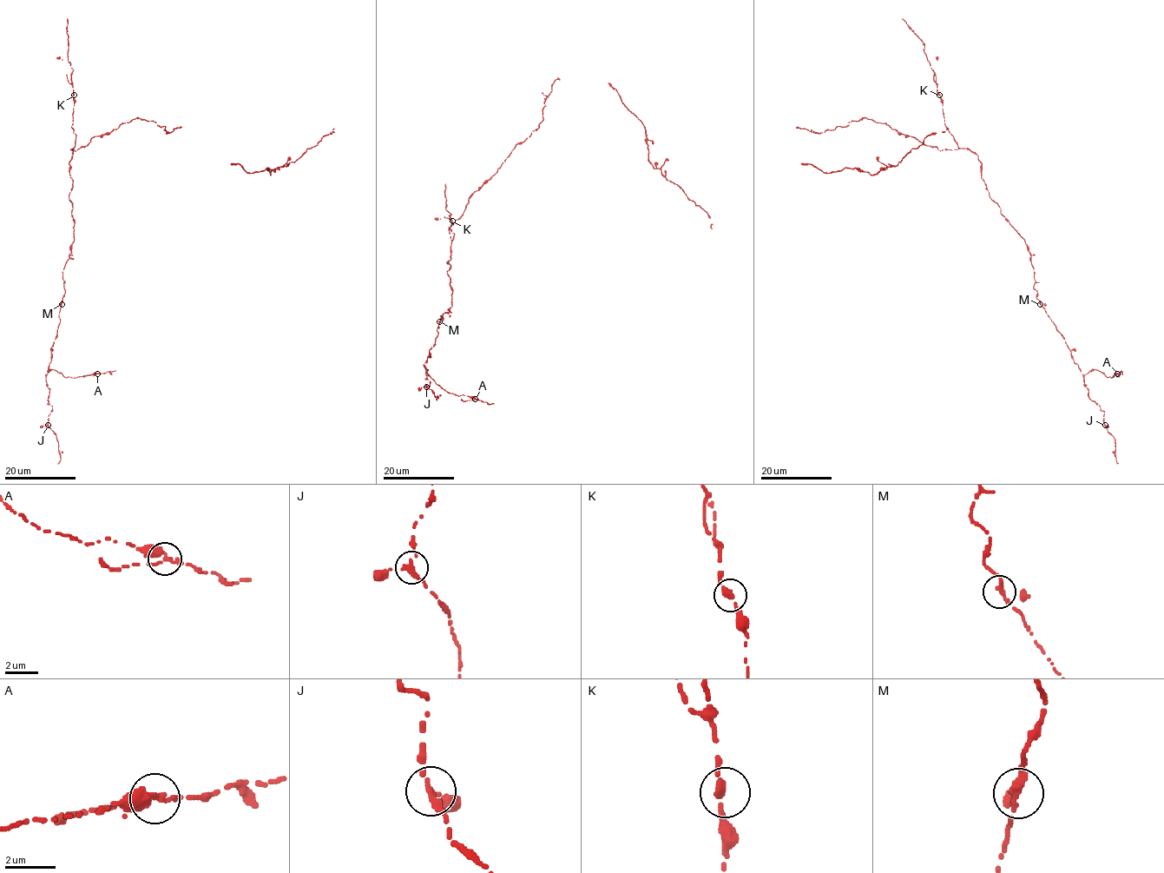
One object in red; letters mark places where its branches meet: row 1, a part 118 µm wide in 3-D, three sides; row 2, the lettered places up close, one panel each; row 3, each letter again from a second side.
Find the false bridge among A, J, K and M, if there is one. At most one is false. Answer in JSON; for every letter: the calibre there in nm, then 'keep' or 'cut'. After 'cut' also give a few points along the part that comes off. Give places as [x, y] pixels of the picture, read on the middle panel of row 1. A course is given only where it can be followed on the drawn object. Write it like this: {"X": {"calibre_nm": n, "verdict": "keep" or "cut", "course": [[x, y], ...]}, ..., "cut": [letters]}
{"A": {"calibre_nm": 240, "verdict": "keep"}, "J": {"calibre_nm": 300, "verdict": "keep"}, "K": {"calibre_nm": 280, "verdict": "keep"}, "M": {"calibre_nm": 280, "verdict": "keep"}, "cut": []}

